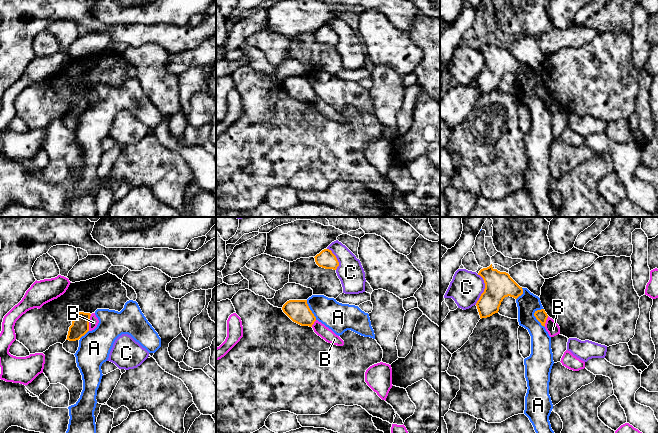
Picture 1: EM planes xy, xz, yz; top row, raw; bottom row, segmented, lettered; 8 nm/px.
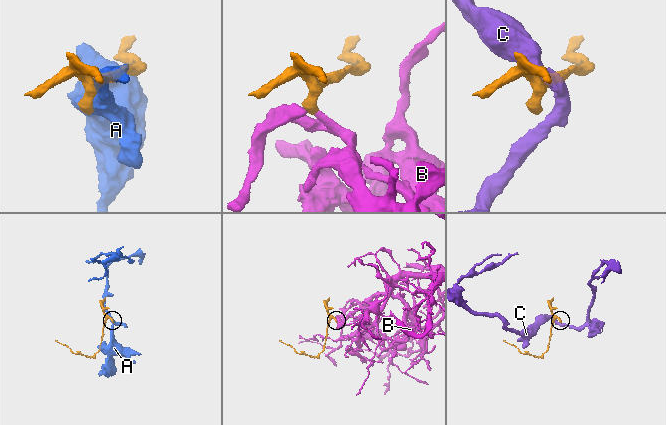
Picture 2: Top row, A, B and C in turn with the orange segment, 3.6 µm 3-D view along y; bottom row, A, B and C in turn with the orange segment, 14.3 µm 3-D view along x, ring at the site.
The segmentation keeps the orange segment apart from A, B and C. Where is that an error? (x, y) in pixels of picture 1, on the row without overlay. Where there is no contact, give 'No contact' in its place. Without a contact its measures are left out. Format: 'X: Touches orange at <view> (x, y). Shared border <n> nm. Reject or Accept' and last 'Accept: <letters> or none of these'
A: Touches orange at yz (536, 94). Shared border 160 nm. Reject
B: Touches orange at xy (88, 98). Shared border 140 nm. Accept
C: Touches orange at yz (484, 65). Shared border 260 nm. Reject
Accept: B

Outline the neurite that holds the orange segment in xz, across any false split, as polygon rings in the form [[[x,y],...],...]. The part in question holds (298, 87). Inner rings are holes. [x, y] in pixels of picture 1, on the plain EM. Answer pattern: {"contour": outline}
{"contour": [[[289,76],[283,81],[282,86],[293,98],[312,103],[314,108],[326,118],[337,122],[344,121],[344,117],[338,111],[316,95],[307,76]]]}

